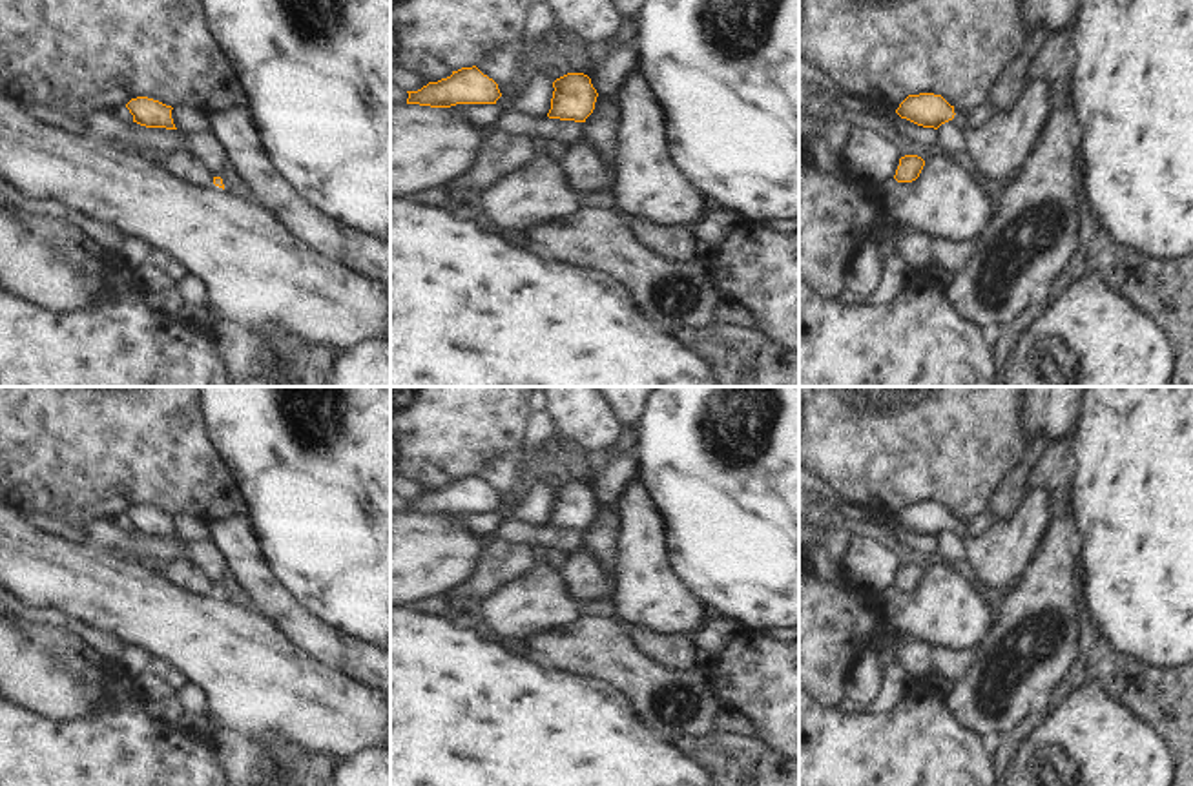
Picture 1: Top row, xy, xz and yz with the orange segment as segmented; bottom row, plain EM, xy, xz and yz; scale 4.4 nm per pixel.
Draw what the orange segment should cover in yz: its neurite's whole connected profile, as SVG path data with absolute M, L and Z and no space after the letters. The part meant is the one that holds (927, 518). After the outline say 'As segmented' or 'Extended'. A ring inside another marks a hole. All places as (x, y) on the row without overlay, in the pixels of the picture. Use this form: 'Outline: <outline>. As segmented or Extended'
Outline: M919 502L908 503L896 522L901 527L907 527L923 536L938 538L941 533L950 531L965 542L978 540L983 536L992 525L994 516L992 511L978 514L972 522L965 523L958 516L950 514L941 503L934 502Z. Extended

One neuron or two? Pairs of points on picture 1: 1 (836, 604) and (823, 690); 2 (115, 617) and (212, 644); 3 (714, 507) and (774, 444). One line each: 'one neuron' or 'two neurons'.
1: one neuron
2: one neuron
3: one neuron

